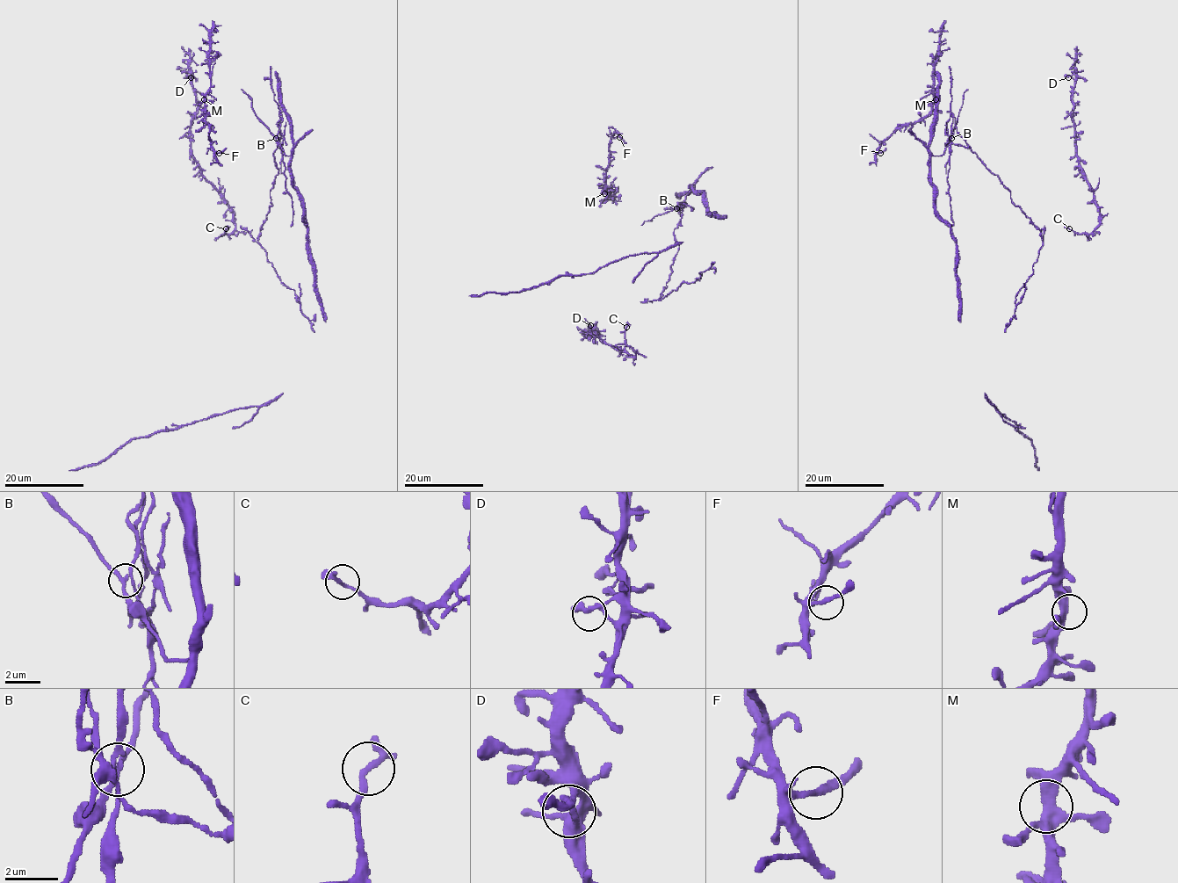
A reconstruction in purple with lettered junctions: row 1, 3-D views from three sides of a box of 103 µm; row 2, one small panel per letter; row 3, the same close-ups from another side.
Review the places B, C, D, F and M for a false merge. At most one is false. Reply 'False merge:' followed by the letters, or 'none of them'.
False merge: B

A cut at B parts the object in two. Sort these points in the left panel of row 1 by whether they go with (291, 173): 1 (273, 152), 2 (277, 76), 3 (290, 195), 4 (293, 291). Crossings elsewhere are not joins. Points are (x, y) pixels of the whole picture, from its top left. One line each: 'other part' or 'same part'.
1: other part
2: same part
3: other part
4: other part

